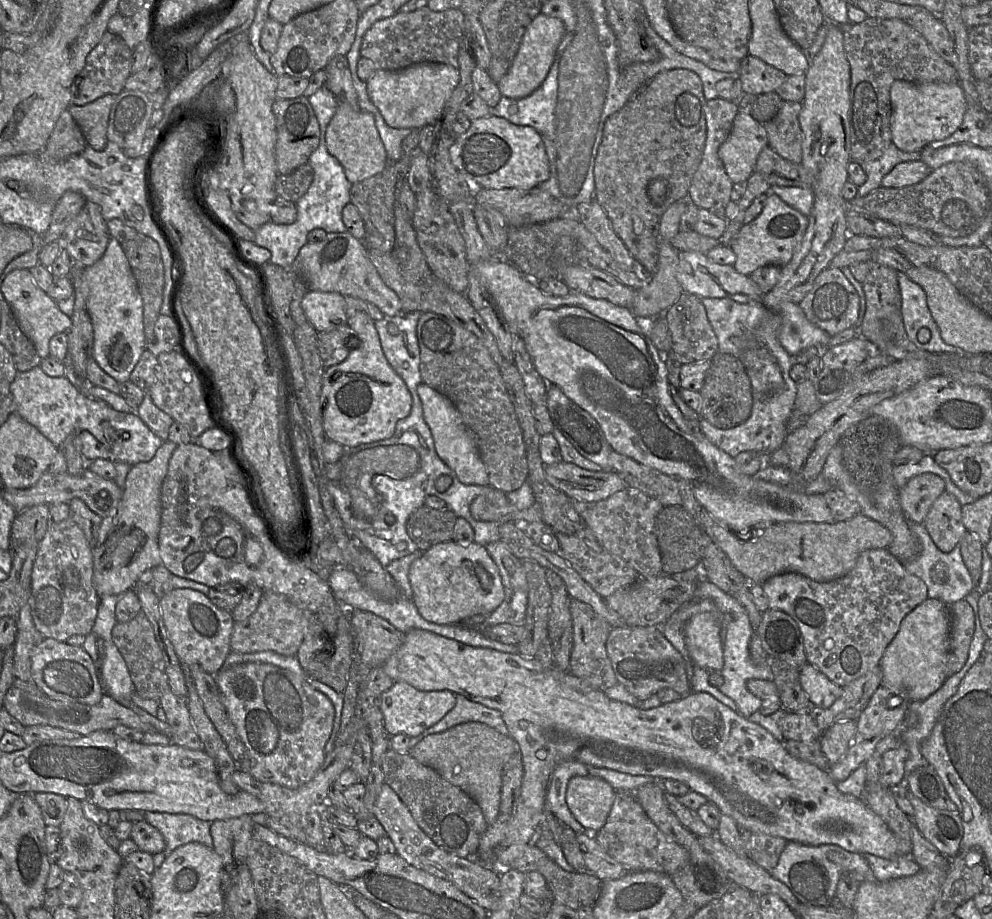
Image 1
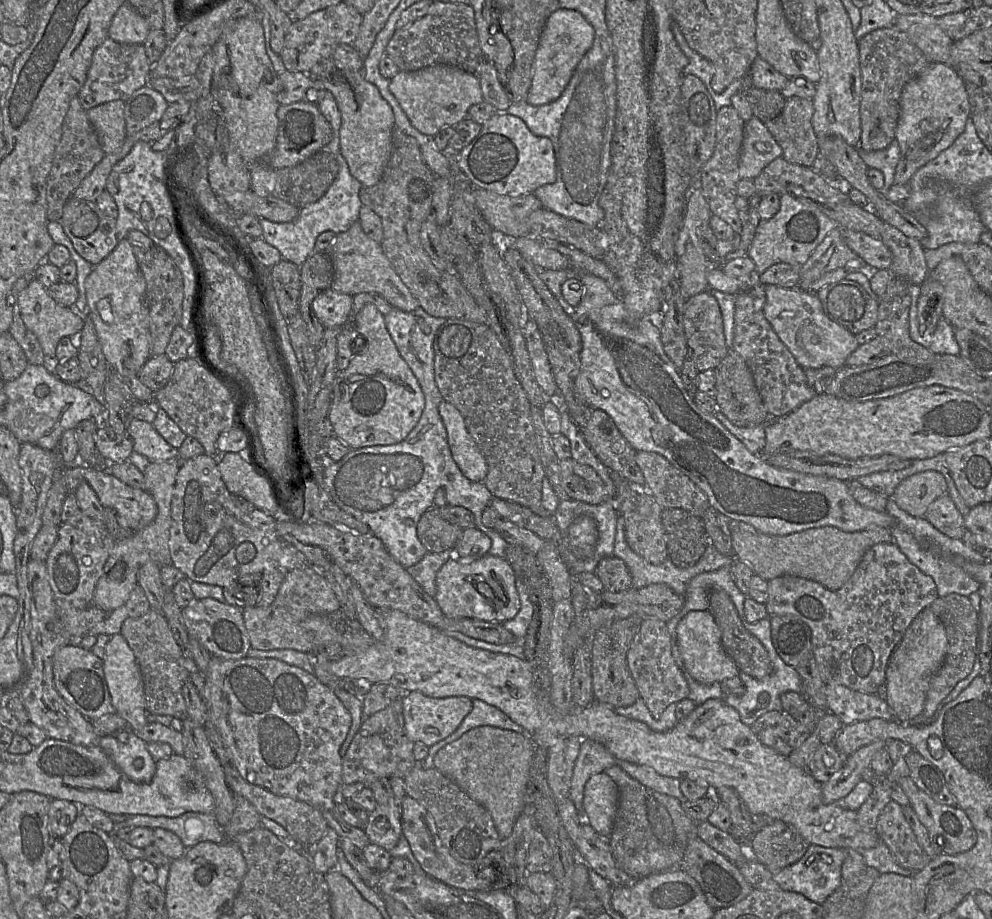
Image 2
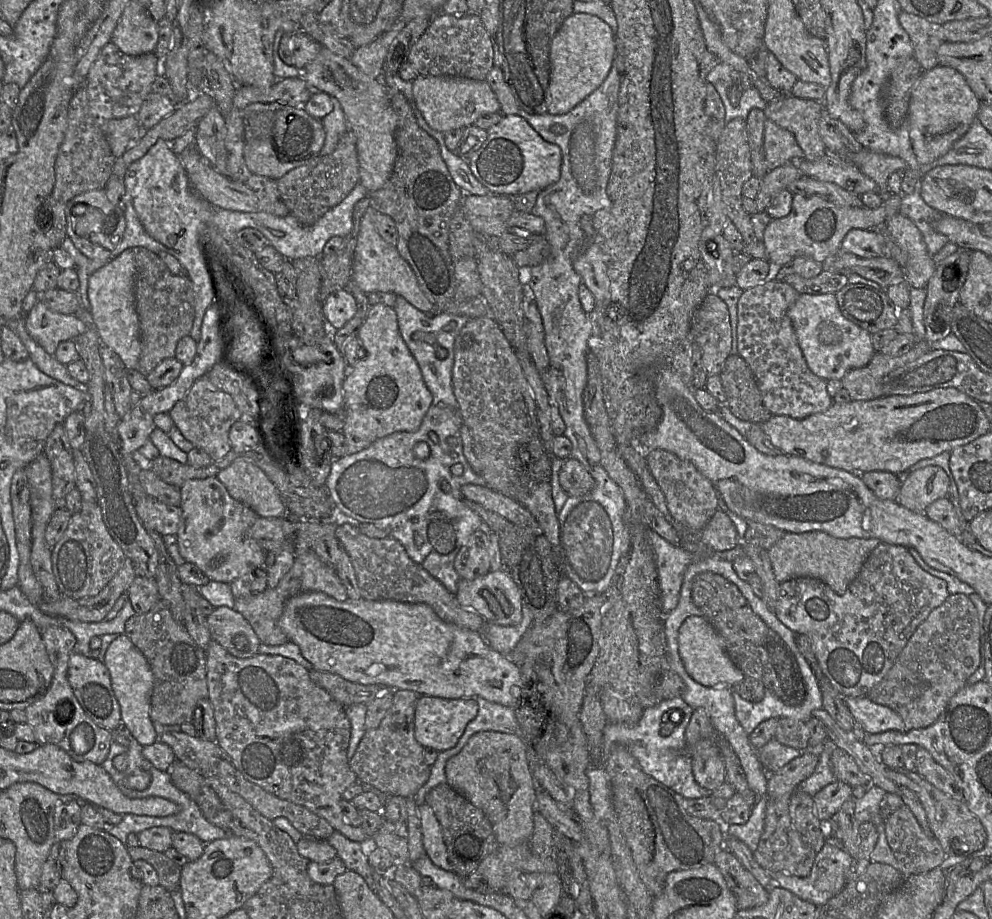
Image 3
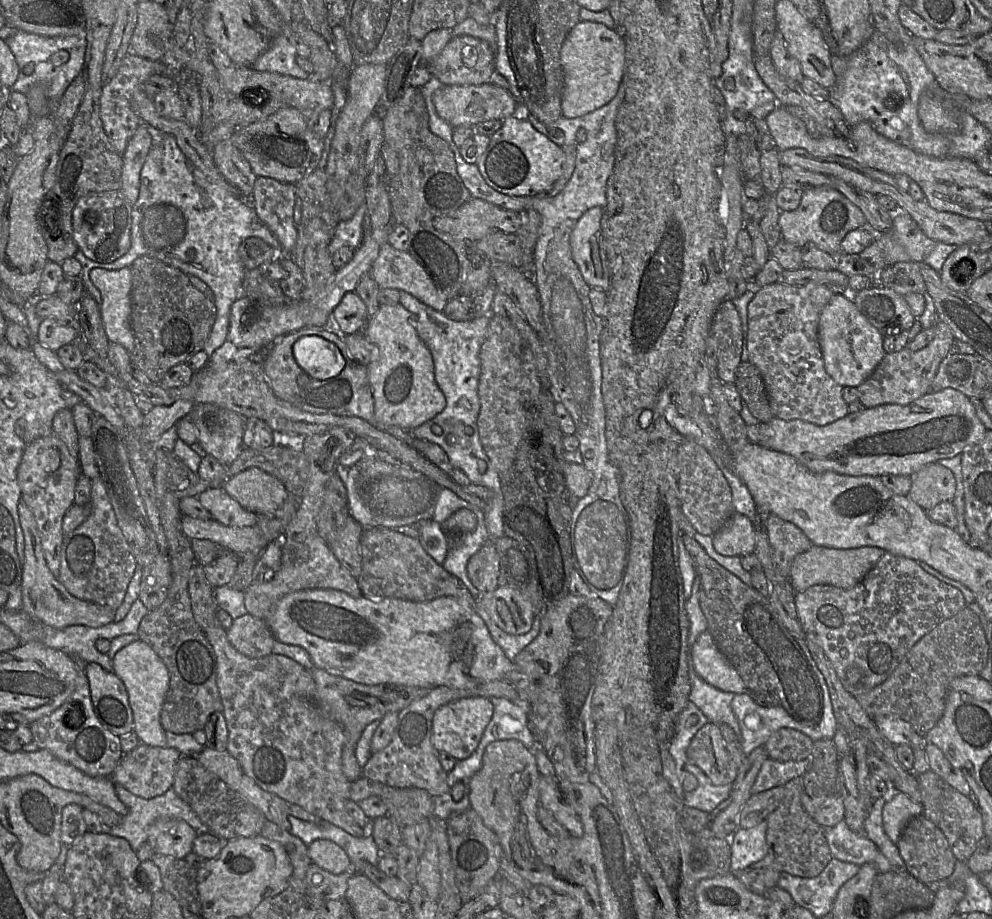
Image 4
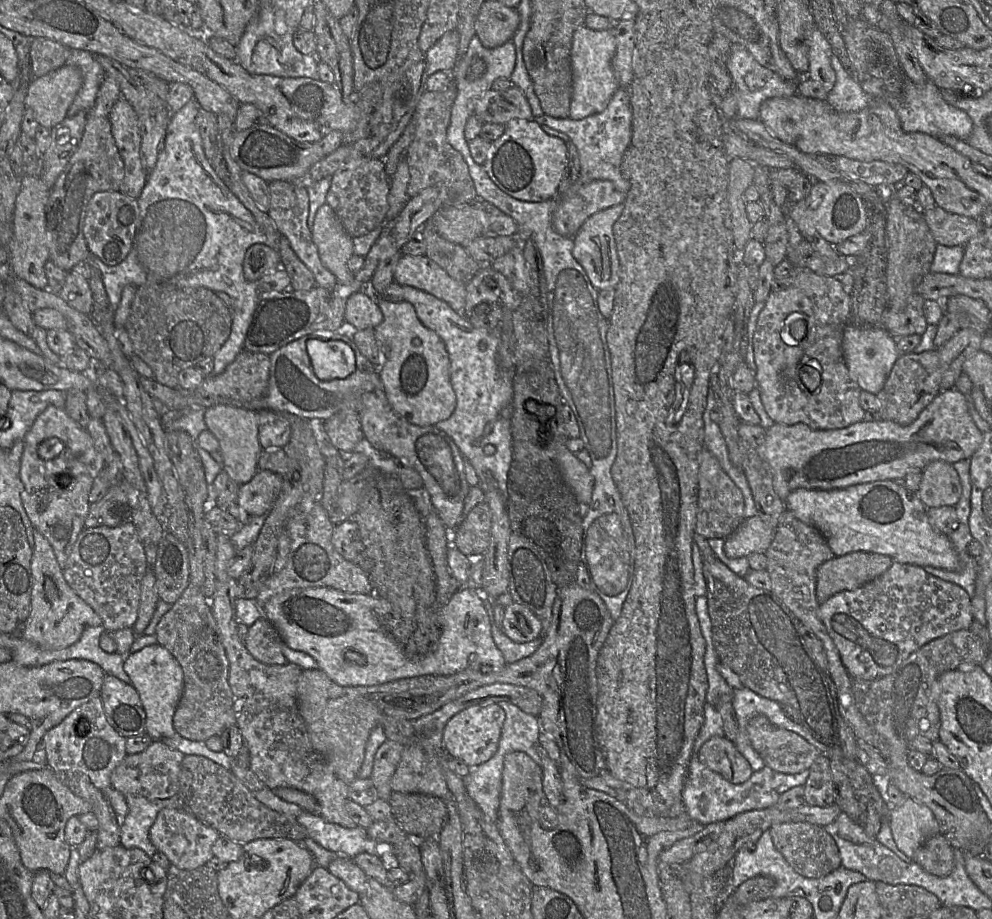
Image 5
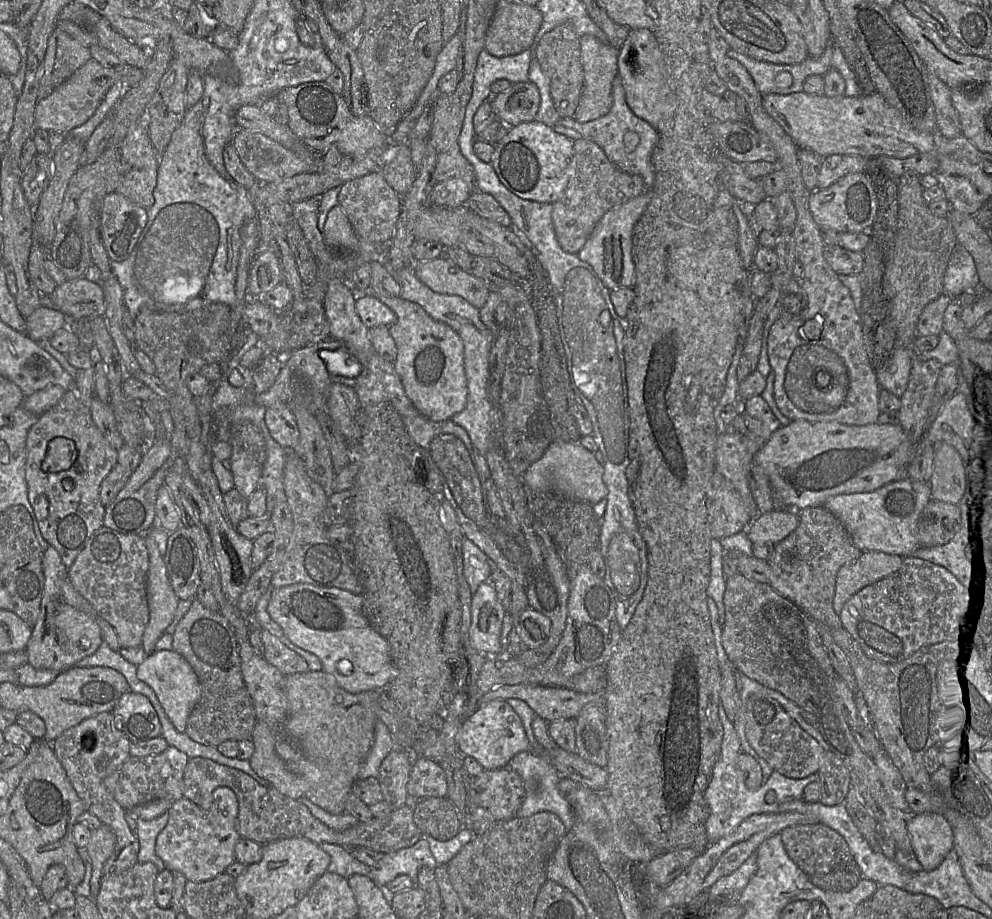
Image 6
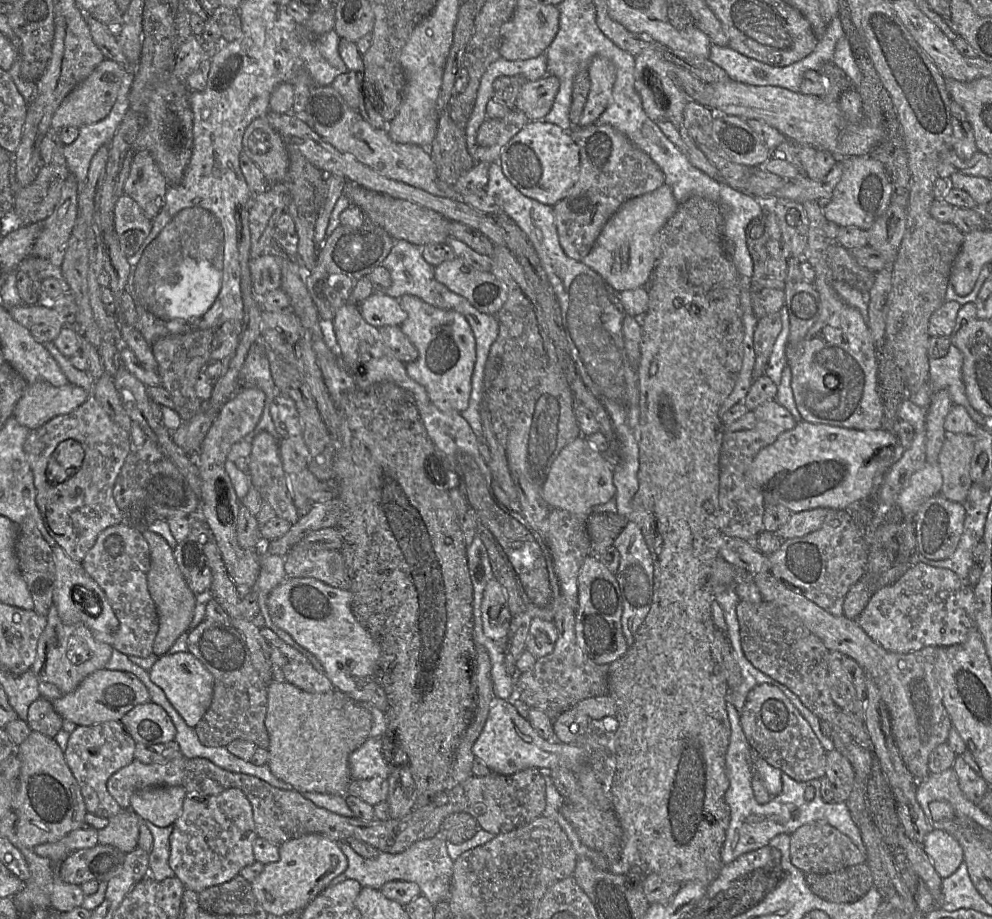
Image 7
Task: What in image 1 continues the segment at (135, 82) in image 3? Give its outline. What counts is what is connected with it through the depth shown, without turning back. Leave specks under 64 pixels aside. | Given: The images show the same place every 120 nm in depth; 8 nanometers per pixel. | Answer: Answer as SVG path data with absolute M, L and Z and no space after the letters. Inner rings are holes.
M106 31L100 43L88 54L83 70L71 86L71 105L84 106L107 94L118 95L132 74L133 50L119 35Z

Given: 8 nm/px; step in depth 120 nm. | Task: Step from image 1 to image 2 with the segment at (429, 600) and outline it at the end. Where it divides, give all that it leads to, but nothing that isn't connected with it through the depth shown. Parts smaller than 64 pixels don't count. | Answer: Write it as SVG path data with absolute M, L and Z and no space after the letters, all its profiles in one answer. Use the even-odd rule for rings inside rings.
M487 554L472 562L449 559L436 576L434 598L450 618L476 618L503 623L514 618L521 603L516 589L517 575L507 559Z

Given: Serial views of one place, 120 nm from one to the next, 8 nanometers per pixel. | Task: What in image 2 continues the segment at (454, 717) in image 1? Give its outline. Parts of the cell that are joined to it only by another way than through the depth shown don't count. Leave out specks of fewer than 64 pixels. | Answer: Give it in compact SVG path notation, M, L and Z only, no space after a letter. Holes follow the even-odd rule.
M479 699L472 700L472 709L470 713L464 718L456 731L449 735L444 740L436 743L429 748L429 754L424 763L432 765L435 754L445 745L457 740L465 732L478 726L494 726L500 729L507 729L518 733L524 733L524 729L510 719L505 713L495 706L489 705Z

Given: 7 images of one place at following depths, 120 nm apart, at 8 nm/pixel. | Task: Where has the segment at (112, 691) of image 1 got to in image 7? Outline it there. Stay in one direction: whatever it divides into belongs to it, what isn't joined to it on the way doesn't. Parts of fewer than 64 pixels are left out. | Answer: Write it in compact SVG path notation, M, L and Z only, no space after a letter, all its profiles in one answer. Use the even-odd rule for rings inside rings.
M190 652L160 656L149 671L151 681L162 689L185 723L194 728L209 709L213 697L213 676Z

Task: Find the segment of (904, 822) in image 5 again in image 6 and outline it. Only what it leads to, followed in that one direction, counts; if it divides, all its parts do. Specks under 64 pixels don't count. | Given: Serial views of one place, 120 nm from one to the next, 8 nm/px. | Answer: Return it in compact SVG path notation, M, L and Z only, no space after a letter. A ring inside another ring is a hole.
M936 813L913 814L906 823L912 854L923 870L938 868L954 850L954 835L946 819Z

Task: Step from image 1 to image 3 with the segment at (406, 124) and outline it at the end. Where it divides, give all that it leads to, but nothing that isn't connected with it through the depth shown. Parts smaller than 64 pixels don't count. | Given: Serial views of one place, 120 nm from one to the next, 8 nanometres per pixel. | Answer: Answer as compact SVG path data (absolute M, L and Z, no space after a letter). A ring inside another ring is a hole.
M418 76L412 81L412 93L414 107L421 112L432 129L442 133L473 125L483 114L500 112L500 103L486 81L454 76Z

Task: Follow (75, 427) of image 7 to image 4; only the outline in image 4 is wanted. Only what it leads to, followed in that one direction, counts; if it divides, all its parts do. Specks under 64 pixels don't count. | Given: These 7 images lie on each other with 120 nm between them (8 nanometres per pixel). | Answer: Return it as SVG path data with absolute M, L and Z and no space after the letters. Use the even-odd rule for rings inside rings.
M53 433L30 443L25 449L18 466L21 498L33 513L45 560L57 579L61 547L65 537L62 531L63 517L74 504L75 487L80 475L82 474L79 459L72 456L67 445Z

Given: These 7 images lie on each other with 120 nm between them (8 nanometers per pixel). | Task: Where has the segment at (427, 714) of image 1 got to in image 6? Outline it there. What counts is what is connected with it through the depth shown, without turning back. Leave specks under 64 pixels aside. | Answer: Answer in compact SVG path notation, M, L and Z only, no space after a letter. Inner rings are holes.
M491 700L471 712L461 724L457 746L463 755L477 760L484 770L505 768L516 754L532 749L521 719L506 700Z

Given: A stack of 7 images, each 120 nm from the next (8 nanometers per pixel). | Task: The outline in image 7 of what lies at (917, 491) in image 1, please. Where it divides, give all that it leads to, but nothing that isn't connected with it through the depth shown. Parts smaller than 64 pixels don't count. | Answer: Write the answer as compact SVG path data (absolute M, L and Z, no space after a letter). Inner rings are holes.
M964 433L947 434L937 464L943 483L940 494L953 502L961 503L966 498L971 485L971 459L975 438Z

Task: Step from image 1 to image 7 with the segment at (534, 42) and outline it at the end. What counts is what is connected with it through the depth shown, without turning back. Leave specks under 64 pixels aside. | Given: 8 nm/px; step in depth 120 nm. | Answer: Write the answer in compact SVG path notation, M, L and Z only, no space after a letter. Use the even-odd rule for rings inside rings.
M595 56L588 67L590 90L581 115L579 126L587 127L596 123L609 107L616 78L615 65L607 58Z

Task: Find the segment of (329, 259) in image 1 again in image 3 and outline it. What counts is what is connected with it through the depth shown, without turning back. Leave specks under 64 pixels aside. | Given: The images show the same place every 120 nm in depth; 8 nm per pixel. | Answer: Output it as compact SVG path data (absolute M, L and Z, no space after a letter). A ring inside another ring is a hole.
M369 208L361 221L354 251L352 282L367 294L377 291L392 292L395 295L405 298L410 304L422 312L431 311L434 305L421 290L409 263L400 255L395 246L385 242L378 233L374 225L375 215L377 213L380 212Z

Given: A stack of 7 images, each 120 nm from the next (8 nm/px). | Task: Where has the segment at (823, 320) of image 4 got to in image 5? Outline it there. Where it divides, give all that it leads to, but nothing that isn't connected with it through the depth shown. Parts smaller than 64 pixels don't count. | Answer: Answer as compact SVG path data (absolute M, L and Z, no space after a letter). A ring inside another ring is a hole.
M849 323L842 338L842 351L850 377L864 392L878 394L884 387L886 379L900 357L896 339L881 326L858 326Z

